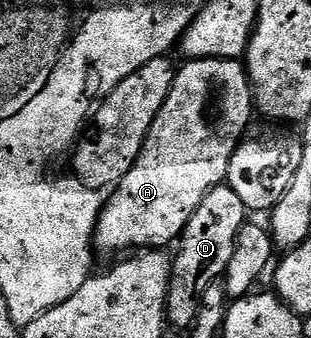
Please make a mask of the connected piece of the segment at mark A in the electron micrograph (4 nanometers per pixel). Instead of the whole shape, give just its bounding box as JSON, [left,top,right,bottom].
[94,59,253,254]

